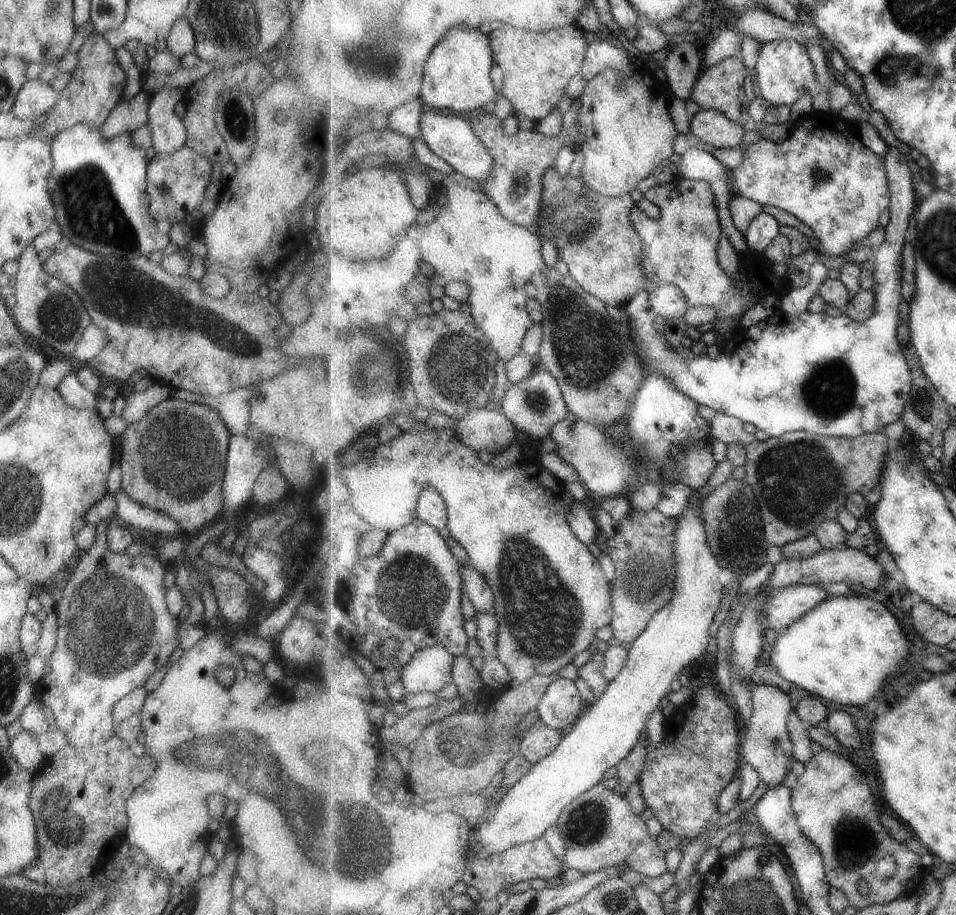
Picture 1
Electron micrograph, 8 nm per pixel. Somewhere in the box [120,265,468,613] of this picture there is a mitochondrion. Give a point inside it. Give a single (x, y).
(178, 451)

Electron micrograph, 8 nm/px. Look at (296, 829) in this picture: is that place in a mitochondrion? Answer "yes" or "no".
yes

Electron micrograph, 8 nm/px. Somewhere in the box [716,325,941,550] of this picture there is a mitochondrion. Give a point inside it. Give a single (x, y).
(795, 471)

